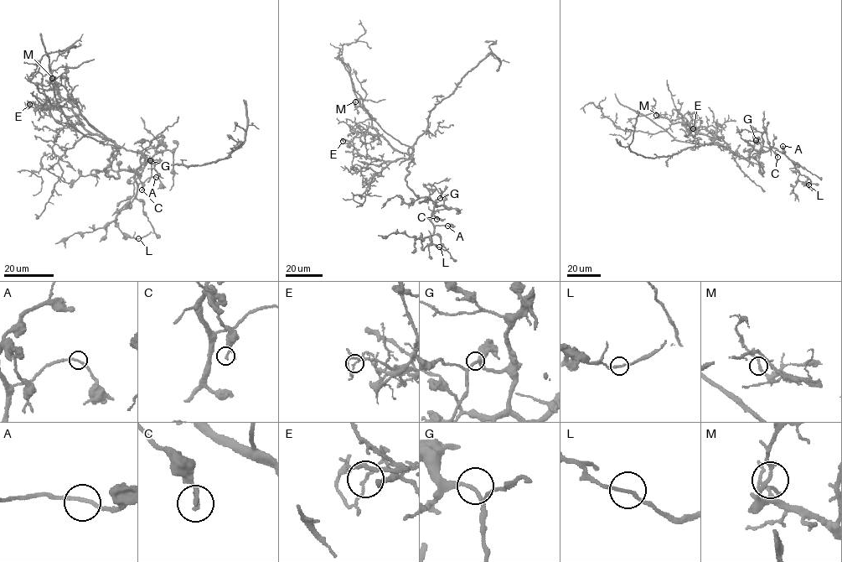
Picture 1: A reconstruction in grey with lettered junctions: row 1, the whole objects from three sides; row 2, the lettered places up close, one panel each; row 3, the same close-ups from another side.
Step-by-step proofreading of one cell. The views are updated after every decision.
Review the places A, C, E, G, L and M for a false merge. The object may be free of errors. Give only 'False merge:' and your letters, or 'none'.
False merge: E

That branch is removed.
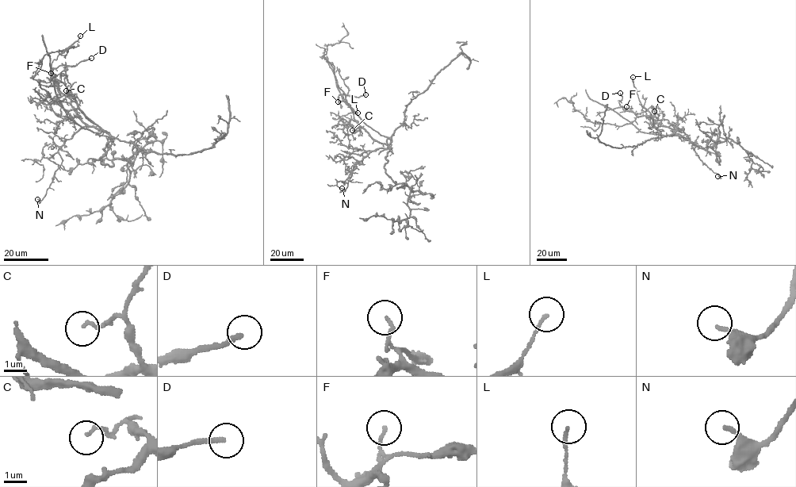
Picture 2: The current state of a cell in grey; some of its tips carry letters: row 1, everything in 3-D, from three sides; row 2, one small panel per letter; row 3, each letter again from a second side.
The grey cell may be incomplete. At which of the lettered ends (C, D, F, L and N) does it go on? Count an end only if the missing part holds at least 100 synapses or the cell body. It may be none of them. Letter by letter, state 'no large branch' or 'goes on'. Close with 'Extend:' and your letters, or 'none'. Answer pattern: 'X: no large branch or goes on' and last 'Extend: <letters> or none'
C: no large branch
D: no large branch
F: no large branch
L: no large branch
N: no large branch
Extend: none

